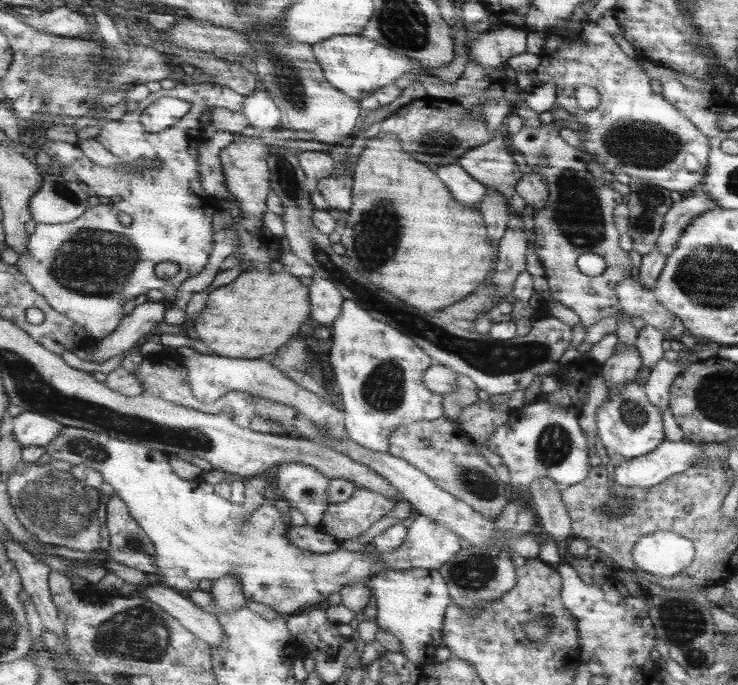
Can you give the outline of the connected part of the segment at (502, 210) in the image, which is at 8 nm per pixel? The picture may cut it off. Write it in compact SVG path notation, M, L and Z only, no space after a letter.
M491 188L478 204L478 211L486 230L487 240L491 246L497 248L499 239L507 228L508 207L506 199Z

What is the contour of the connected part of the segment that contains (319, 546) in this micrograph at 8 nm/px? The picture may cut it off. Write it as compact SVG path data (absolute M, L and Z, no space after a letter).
M307 525L291 526L287 531L287 540L299 548L313 554L327 554L338 549L341 541Z

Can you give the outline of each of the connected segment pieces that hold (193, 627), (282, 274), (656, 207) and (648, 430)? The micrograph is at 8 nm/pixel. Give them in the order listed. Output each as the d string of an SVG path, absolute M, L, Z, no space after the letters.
M150 584L138 587L138 593L147 600L162 607L177 620L180 620L187 630L202 638L211 648L219 648L224 639L224 630L217 615L207 612L197 606L189 594L172 589L165 584Z
M249 268L240 273L234 281L228 285L219 287L219 290L211 292L207 308L195 321L186 325L188 333L197 332L197 338L201 339L213 354L229 358L261 359L265 354L273 354L283 346L309 318L309 300L307 290L299 279L291 276L287 271L271 271L270 269Z
M631 178L627 186L629 194L623 196L629 213L626 233L631 239L632 250L643 256L654 248L663 215L672 202L668 190L646 180Z
M624 343L624 346L612 353L602 365L601 374L608 392L595 415L595 434L605 448L608 462L616 467L620 462L651 452L663 441L664 433L661 412L647 401L643 385L637 381L641 357L634 345Z

